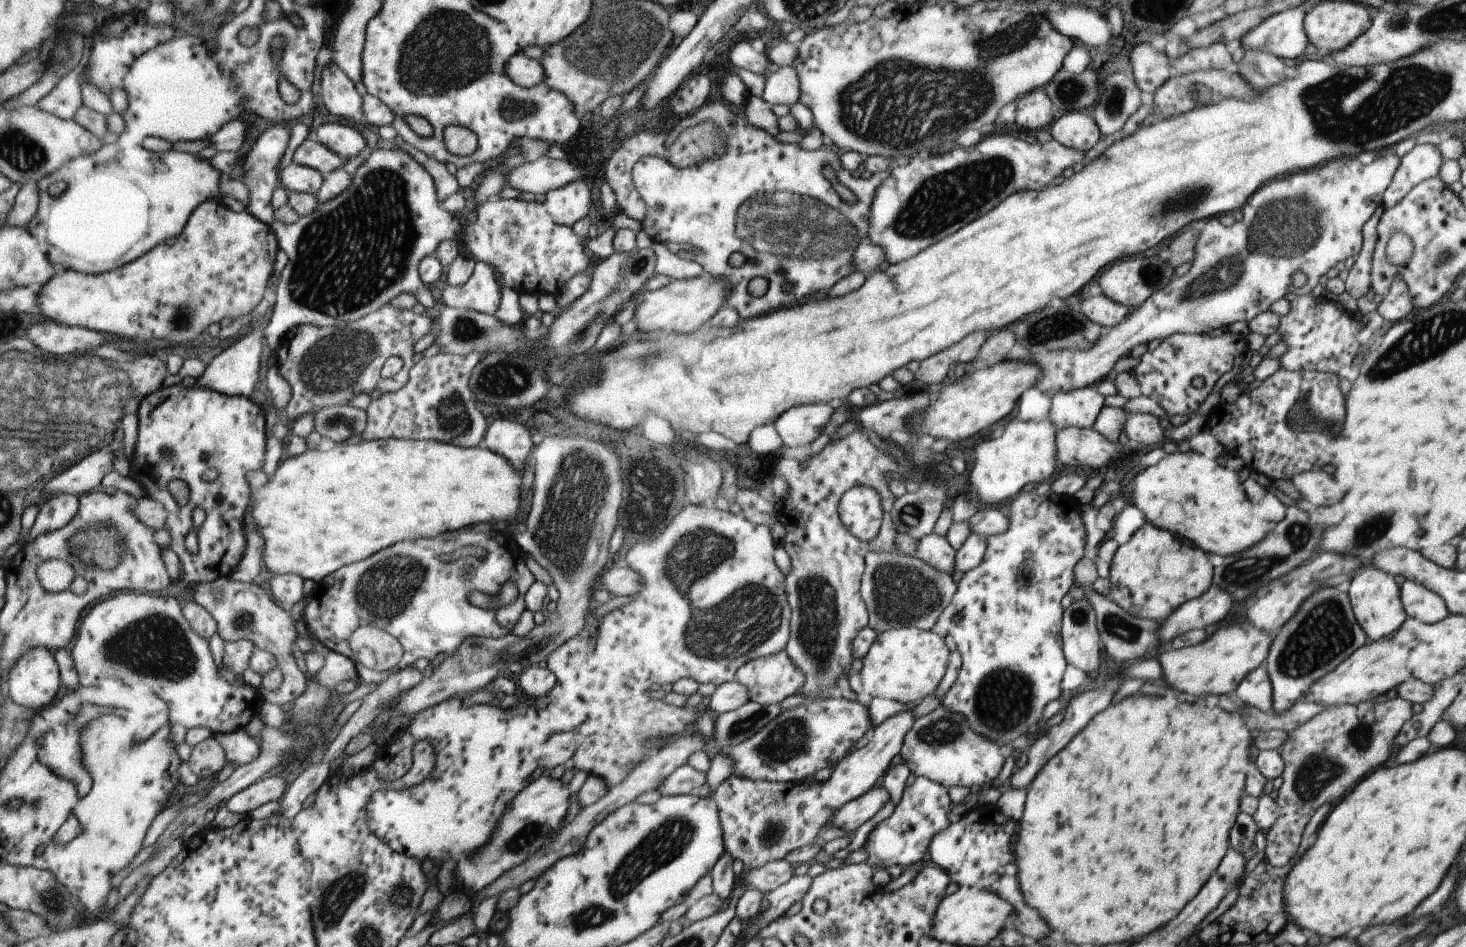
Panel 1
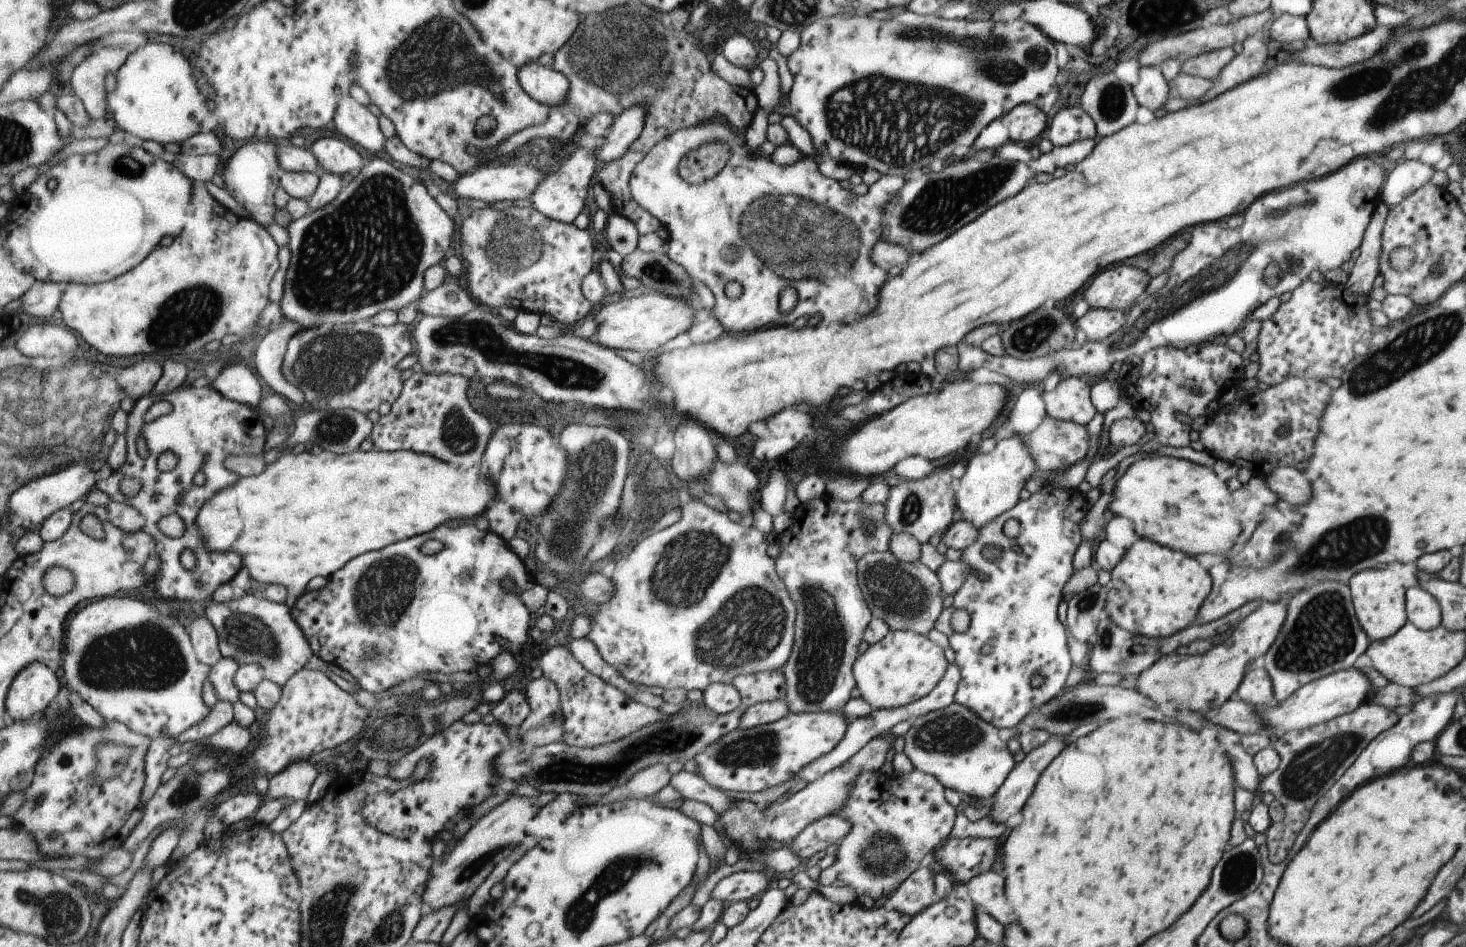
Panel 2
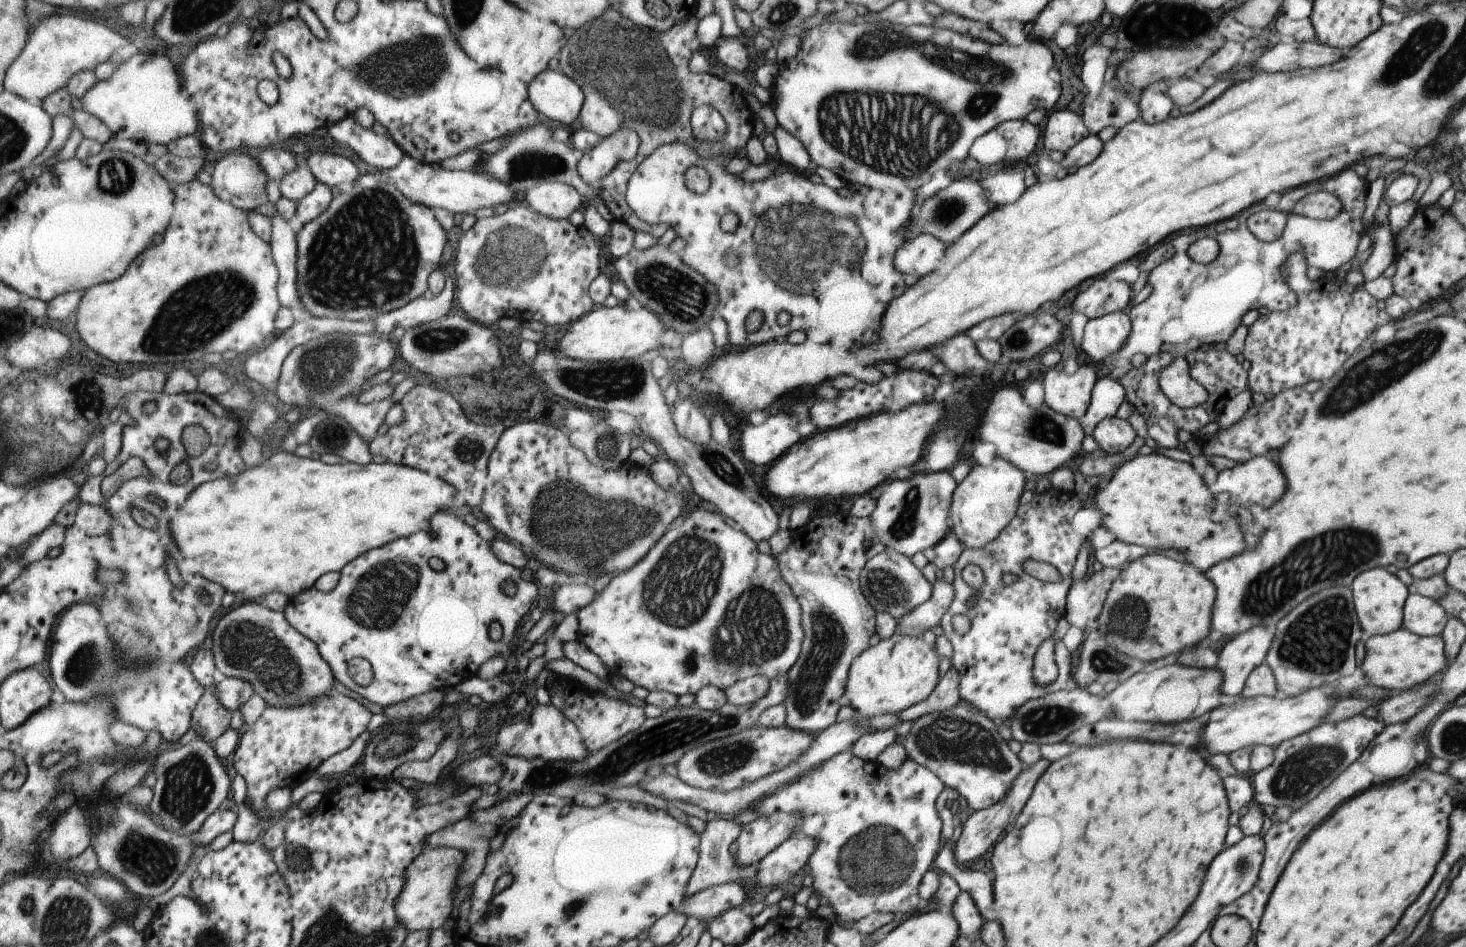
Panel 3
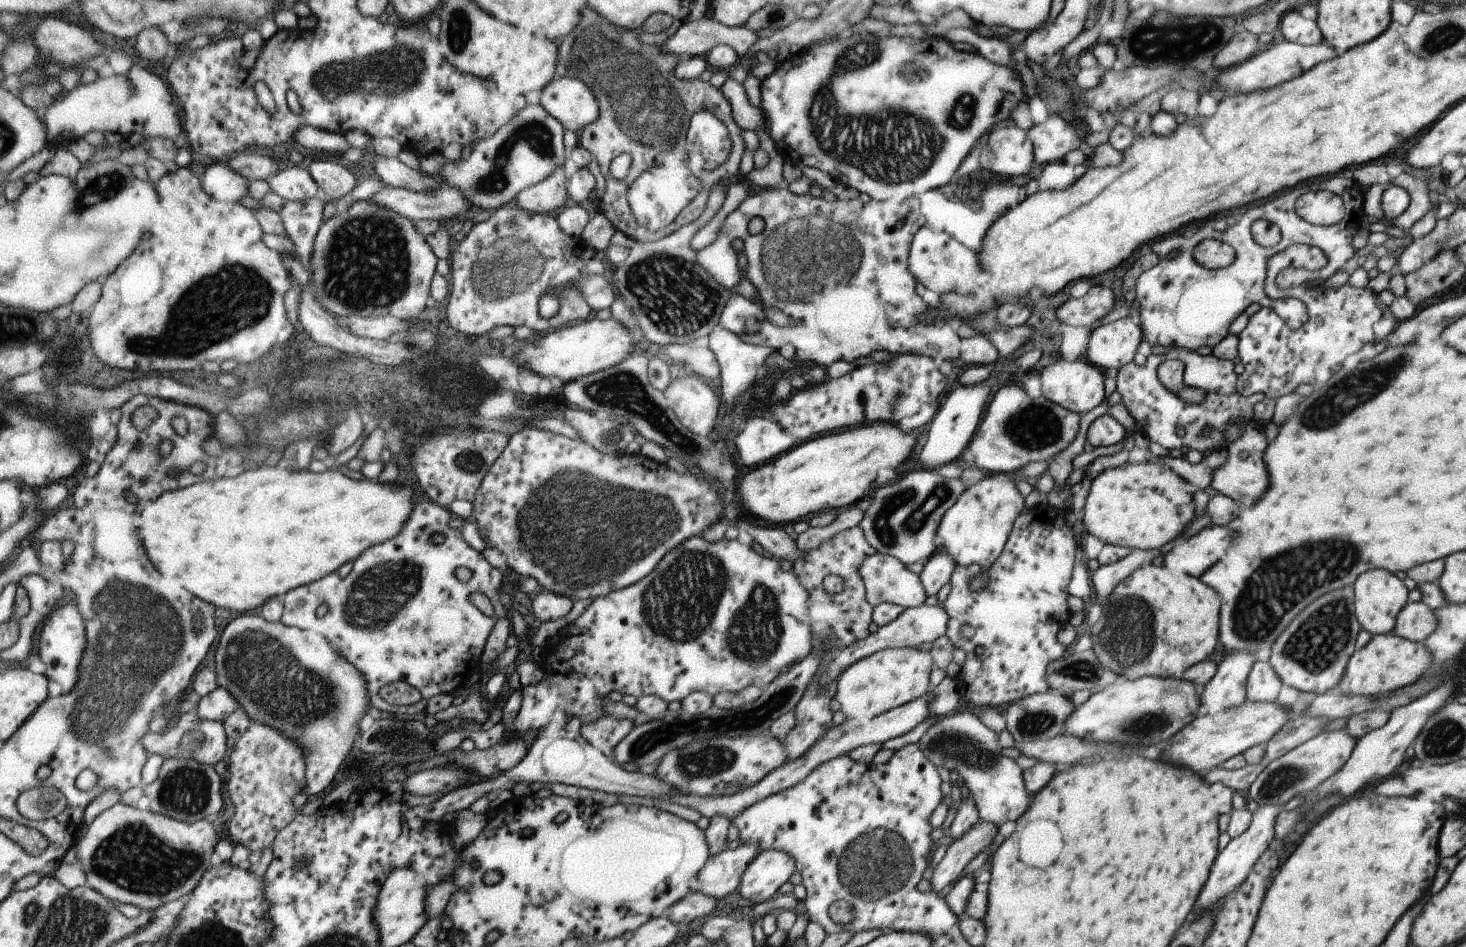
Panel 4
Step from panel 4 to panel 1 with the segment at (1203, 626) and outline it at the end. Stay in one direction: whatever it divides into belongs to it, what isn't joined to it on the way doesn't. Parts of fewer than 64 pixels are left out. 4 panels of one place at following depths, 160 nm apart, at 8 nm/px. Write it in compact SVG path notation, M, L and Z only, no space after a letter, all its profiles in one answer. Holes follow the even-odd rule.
M1144 522L1125 544L1115 550L1108 570L1109 592L1106 596L1131 616L1160 623L1167 620L1167 616L1171 616L1177 606L1203 594L1211 586L1212 578L1211 564L1197 546ZM1159 562L1161 566L1169 564L1173 578L1161 574Z

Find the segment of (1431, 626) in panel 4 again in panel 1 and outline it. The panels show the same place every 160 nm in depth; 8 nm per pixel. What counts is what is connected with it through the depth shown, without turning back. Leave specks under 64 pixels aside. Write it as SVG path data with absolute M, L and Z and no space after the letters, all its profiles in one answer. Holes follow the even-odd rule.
M1404 581L1400 587L1400 599L1406 618L1416 618L1423 624L1435 624L1448 615L1443 600L1419 583Z

